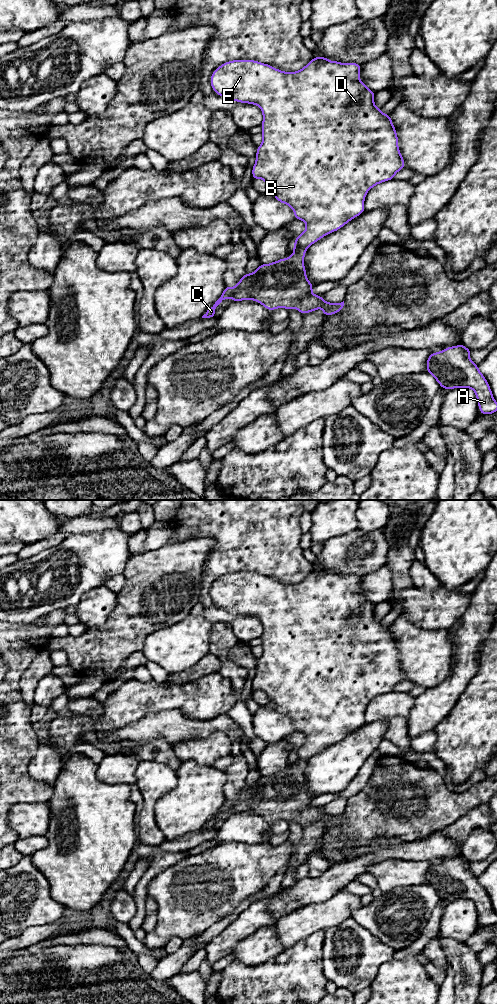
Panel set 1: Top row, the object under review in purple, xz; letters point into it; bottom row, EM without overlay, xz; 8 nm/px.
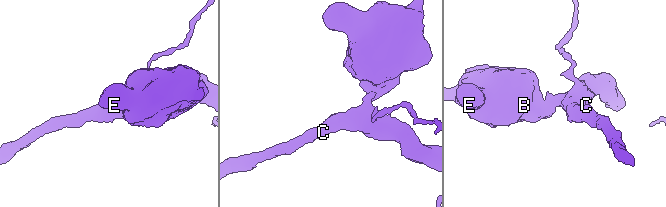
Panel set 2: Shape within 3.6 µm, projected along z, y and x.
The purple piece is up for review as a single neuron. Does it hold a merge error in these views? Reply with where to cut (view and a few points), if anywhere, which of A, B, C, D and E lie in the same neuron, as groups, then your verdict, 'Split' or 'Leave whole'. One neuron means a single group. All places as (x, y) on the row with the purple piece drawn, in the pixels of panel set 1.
Split along xz (294, 243), (305, 249). Groups: A C / B D E. Split

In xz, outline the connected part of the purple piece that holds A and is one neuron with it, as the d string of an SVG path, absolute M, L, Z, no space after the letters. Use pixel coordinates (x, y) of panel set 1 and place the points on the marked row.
M463 344L430 353L426 363L427 373L436 379L441 388L471 388L476 394L480 414L493 414L497 412L497 402L478 364L469 358L470 353L471 350Z

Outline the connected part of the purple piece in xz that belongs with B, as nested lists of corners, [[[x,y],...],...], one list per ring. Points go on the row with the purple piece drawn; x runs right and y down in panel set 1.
[[[317,56],[306,66],[296,72],[285,72],[255,60],[232,60],[220,65],[212,72],[210,83],[214,92],[230,101],[254,104],[260,107],[263,114],[262,137],[263,141],[257,147],[256,160],[252,168],[252,178],[262,179],[267,183],[269,191],[274,193],[274,198],[280,203],[287,204],[294,212],[295,219],[306,223],[306,229],[302,234],[296,236],[295,244],[307,249],[318,240],[342,228],[349,221],[361,215],[365,211],[364,201],[367,192],[375,185],[388,180],[393,180],[395,174],[405,167],[399,146],[395,126],[391,121],[390,114],[383,114],[374,103],[375,92],[371,91],[360,79],[361,64],[341,63],[330,61],[326,57]]]

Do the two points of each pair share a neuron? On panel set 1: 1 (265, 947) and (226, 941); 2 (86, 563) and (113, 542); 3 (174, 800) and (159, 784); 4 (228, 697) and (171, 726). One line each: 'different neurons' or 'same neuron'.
1: different neurons
2: same neuron
3: different neurons
4: different neurons

